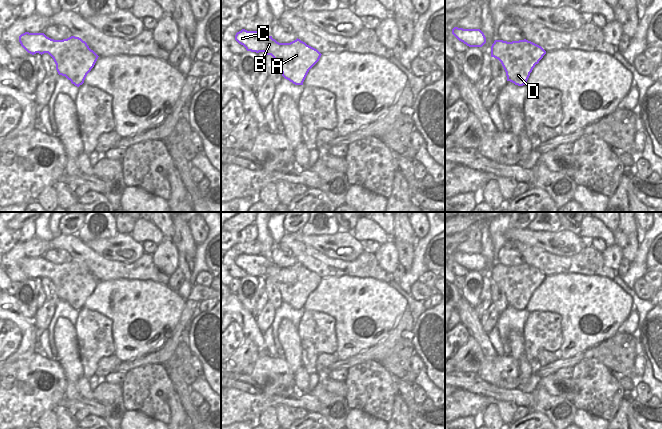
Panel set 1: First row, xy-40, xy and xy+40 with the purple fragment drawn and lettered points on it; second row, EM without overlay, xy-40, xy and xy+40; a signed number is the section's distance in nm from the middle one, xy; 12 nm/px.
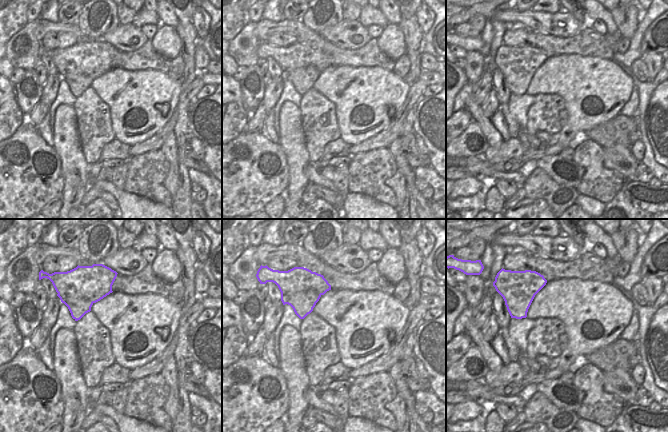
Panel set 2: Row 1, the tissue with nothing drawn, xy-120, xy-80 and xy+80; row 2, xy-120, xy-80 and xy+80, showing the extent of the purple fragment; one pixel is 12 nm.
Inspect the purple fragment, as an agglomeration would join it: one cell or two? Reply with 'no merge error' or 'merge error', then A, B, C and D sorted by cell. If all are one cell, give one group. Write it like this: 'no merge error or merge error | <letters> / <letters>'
merge error | A D / B C

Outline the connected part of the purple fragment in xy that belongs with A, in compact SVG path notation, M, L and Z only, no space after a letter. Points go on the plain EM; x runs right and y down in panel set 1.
M301 265L282 267L275 276L267 276L280 290L282 300L295 309L303 309L309 294L319 285L321 277Z

